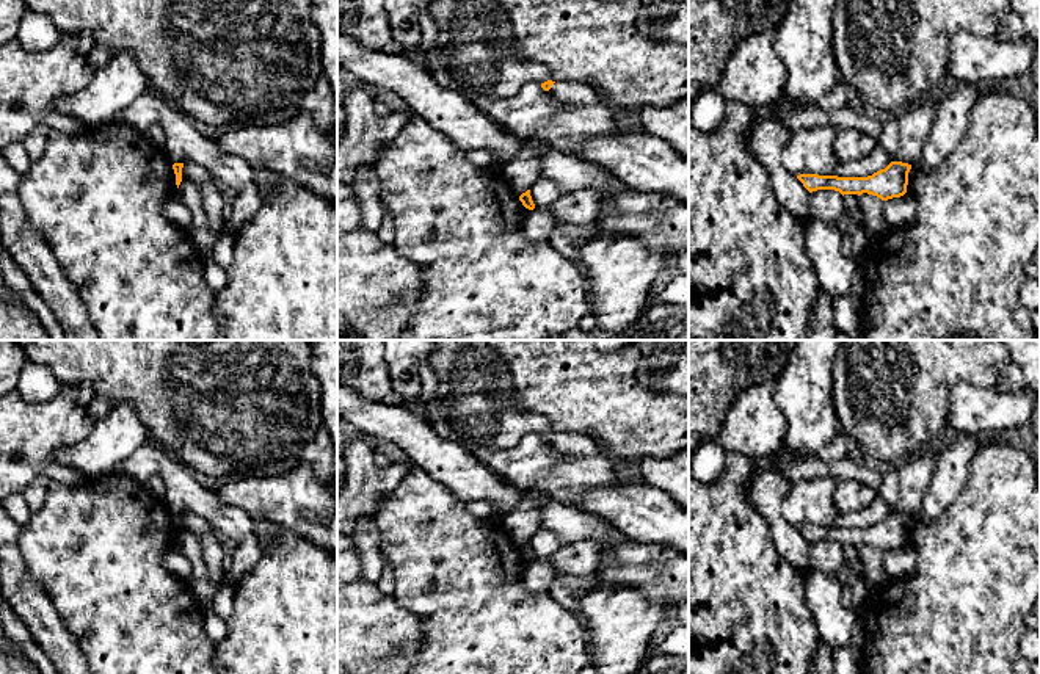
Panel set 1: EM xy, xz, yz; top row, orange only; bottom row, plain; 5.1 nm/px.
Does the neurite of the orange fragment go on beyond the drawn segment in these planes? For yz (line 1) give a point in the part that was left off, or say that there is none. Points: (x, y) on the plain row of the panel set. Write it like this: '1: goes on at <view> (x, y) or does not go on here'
1: does not go on here

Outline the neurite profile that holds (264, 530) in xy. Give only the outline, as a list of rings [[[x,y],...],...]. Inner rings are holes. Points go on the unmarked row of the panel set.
[[[264,519],[254,522],[254,534],[264,542],[273,542],[281,530],[281,525]]]

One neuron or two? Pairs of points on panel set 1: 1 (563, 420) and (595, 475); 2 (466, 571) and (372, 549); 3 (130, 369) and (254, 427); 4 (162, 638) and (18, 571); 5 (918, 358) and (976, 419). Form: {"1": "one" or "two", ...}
{"1": "two", "2": "two", "3": "one", "4": "two", "5": "two"}

